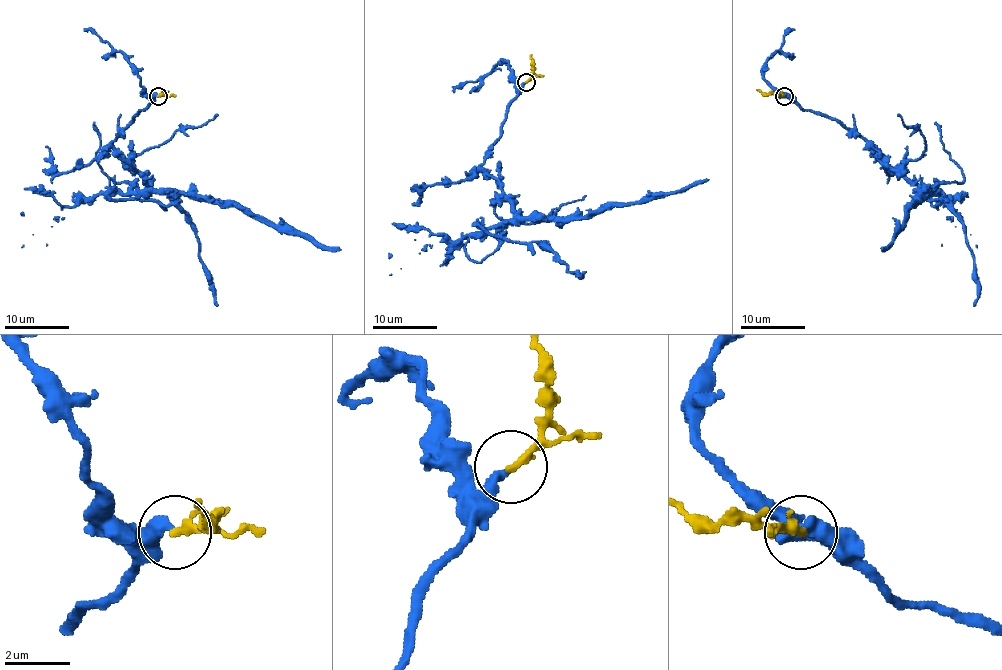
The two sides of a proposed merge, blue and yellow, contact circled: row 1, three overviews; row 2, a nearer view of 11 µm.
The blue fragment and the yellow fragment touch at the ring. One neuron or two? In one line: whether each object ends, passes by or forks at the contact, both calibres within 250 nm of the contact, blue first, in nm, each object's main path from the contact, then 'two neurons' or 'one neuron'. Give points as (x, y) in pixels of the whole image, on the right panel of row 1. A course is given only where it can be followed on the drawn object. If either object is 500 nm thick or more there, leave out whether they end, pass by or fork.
blue ends; yellow ends; calibres 380 and 280 nm; course blue (784, 94), (837, 118), (959, 218), (978, 282), (973, 306); course yellow (784, 96), (757, 90); two neurons

